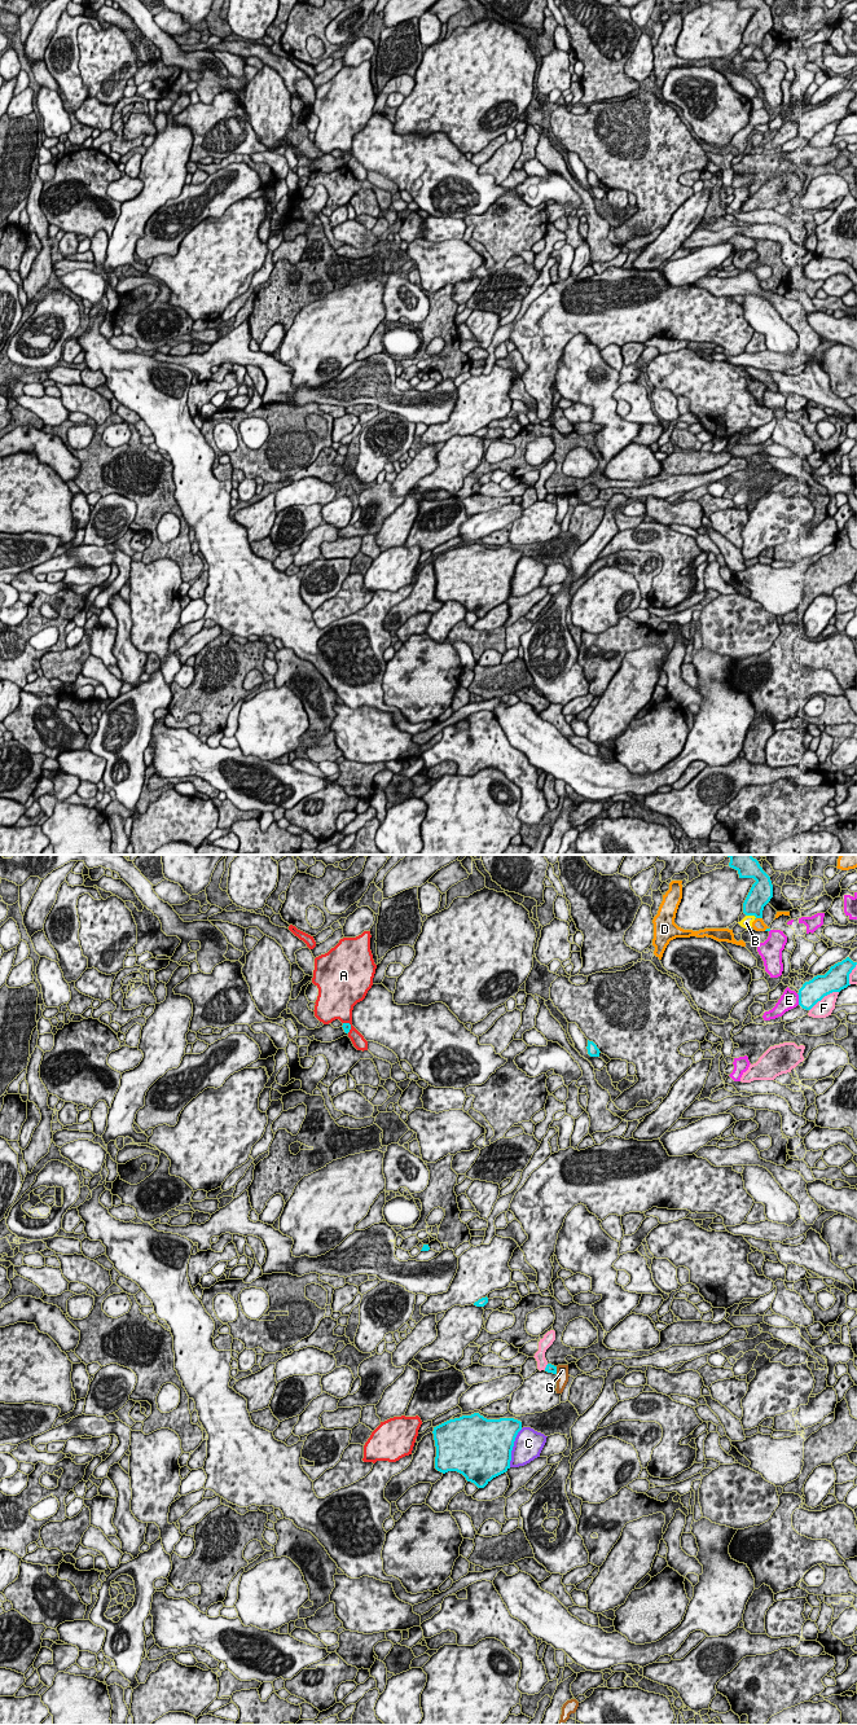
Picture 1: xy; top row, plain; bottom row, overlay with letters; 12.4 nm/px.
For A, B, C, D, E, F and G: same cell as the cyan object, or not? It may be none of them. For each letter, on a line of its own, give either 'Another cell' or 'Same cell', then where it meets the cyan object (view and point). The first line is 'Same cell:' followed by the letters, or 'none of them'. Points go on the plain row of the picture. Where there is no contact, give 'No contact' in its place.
Same cell: none of them
A: Another cell. Touches cyan at xy (350, 156)
B: Another cell. Touches cyan at xy (751, 44)
C: Another cell. Touches cyan at xy (511, 578)
D: Another cell. Touches cyan at xy (757, 47)
E: Another cell. Touches cyan at xy (799, 128)
F: Another cell. Touches cyan at xy (823, 126)
G: Another cell. Touches cyan at xy (556, 500)

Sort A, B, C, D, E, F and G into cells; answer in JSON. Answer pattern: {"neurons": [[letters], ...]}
{"neurons": [["A"], ["B"], ["C"], ["D"], ["E"], ["F"], ["G"]]}

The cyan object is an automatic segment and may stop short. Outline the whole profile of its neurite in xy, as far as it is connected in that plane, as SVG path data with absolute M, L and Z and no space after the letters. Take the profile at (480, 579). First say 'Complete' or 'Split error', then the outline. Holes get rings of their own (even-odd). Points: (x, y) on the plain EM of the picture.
Complete. M479 543L449 549L434 557L435 598L457 601L478 618L510 598L511 580L522 552L487 549Z

